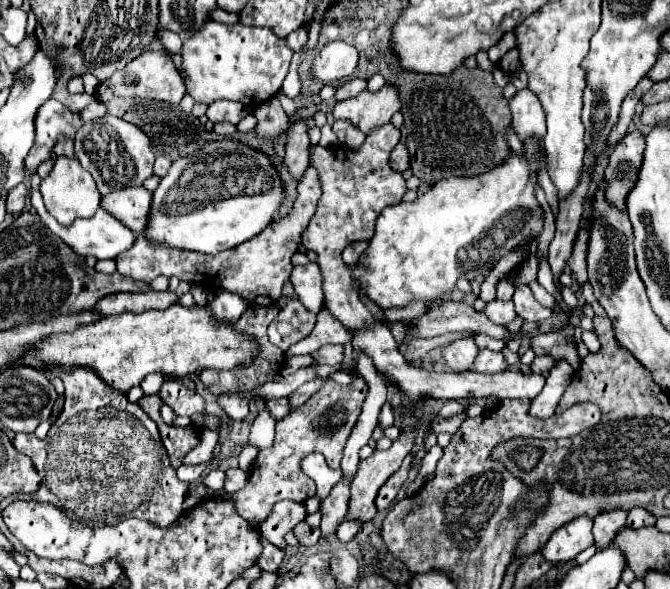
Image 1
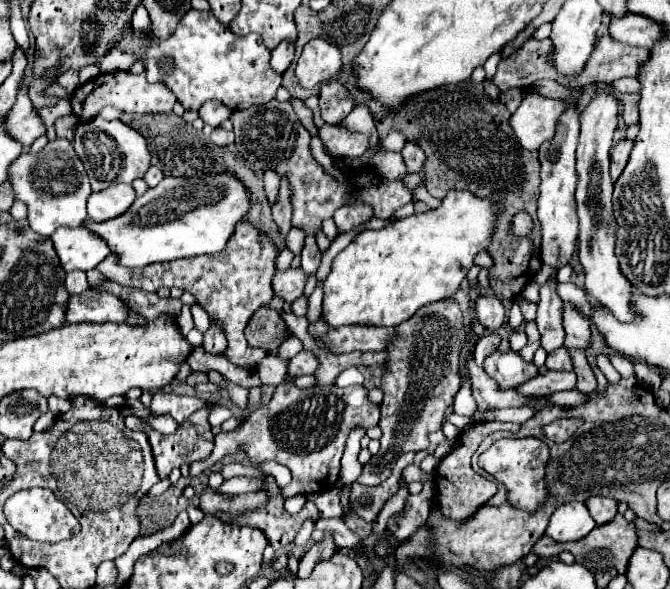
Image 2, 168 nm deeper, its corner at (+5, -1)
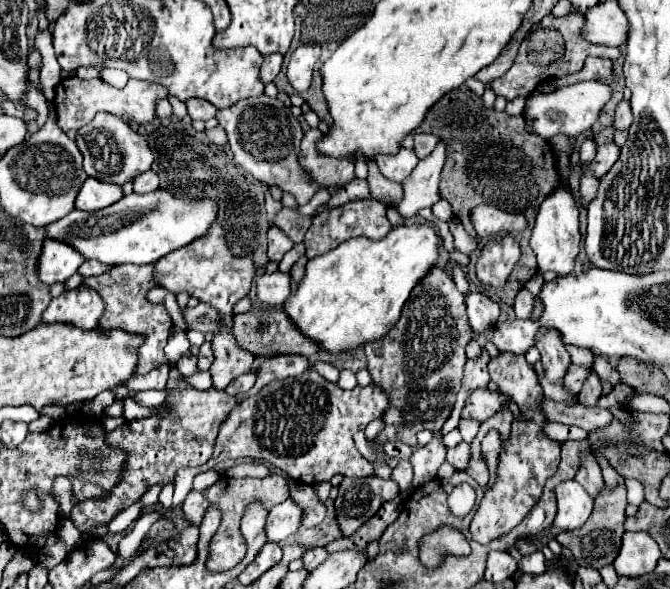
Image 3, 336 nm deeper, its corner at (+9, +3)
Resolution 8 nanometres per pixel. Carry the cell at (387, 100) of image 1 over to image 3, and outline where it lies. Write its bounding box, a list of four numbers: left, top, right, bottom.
[300,128,354,186]

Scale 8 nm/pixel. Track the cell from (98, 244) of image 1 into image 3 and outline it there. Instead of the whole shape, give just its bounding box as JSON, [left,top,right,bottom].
[38,238,86,286]

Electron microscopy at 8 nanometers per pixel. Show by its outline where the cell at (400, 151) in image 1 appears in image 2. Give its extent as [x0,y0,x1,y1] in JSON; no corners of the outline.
[402,142,424,172]

